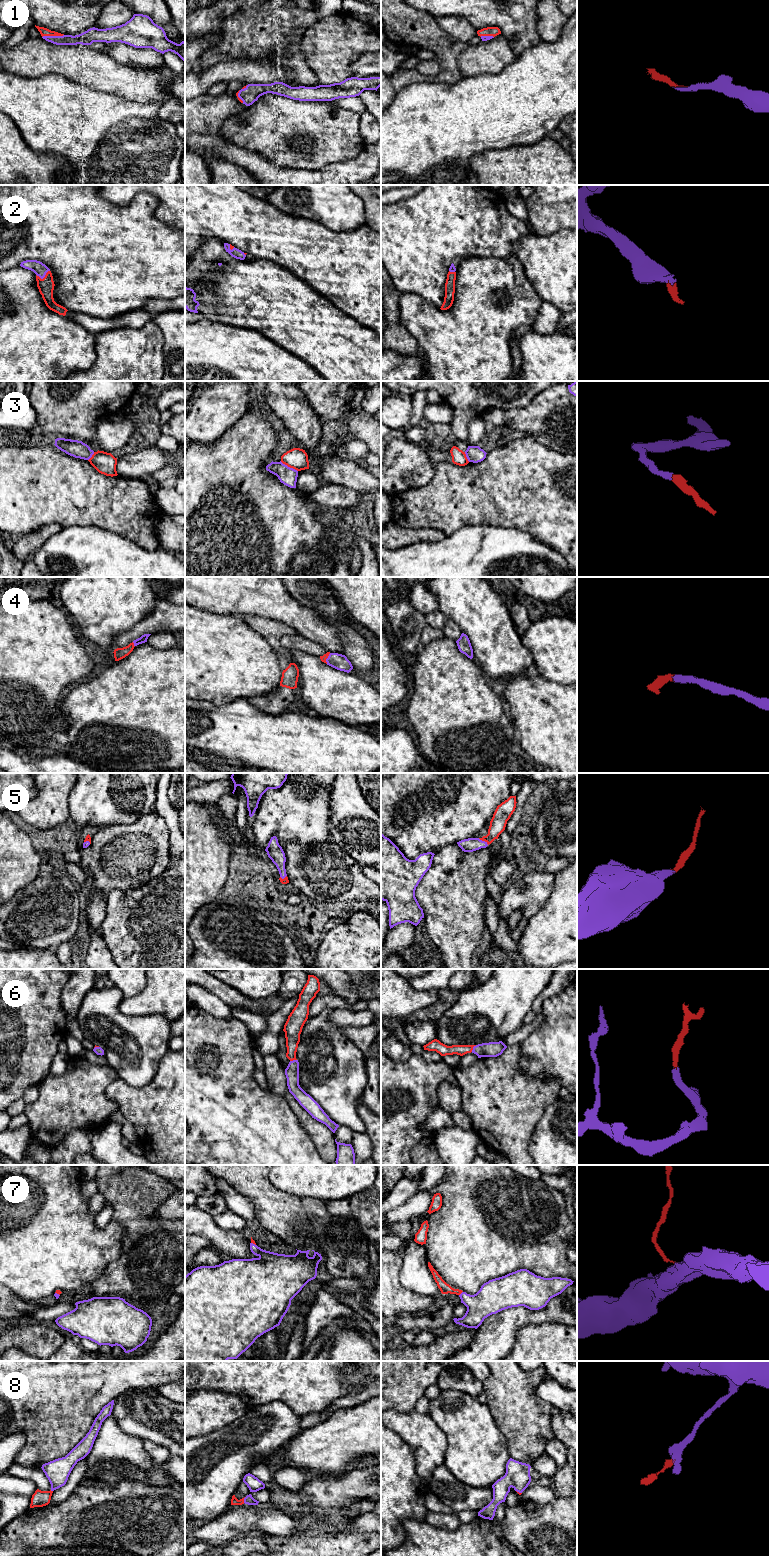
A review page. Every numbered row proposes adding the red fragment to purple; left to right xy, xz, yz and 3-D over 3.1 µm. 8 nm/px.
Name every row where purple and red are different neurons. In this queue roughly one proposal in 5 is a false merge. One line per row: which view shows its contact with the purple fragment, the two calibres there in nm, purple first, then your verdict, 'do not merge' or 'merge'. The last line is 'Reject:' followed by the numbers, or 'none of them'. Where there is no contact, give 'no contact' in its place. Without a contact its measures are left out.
1: xy | 90/70 nm | merge
2: xy | 110/130 nm | merge
3: xz | 140/170 nm | do not merge
4: xy | 60/90 nm | merge
5: yz | 110/130 nm | merge
6: yz | 130/90 nm | merge
7: yz | 240/90 nm | merge
8: xz | 70/60 nm | merge
Reject: 3

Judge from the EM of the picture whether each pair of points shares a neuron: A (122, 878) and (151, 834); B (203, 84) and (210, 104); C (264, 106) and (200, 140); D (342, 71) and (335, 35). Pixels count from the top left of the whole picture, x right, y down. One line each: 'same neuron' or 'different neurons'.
A: same neuron
B: different neurons
C: different neurons
D: same neuron

